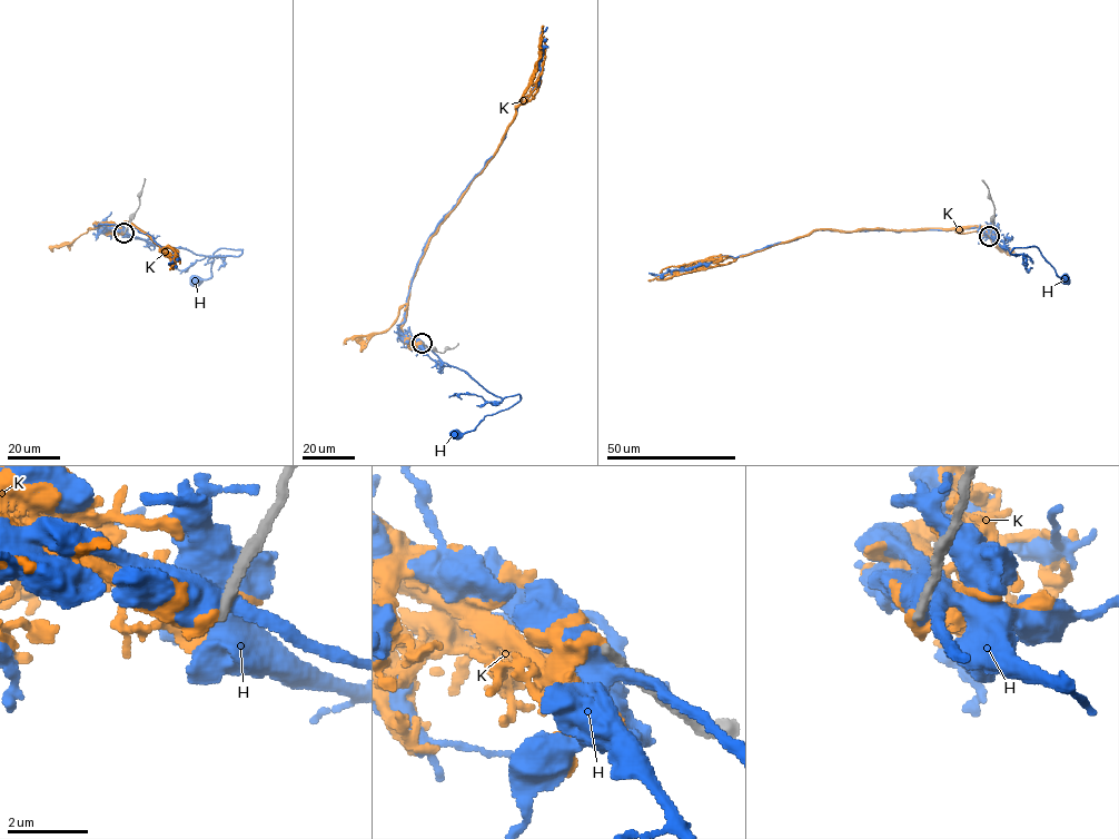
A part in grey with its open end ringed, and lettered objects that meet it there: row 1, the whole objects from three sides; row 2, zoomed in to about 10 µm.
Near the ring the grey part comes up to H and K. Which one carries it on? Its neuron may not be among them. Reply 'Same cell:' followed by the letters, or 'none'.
Same cell: none

